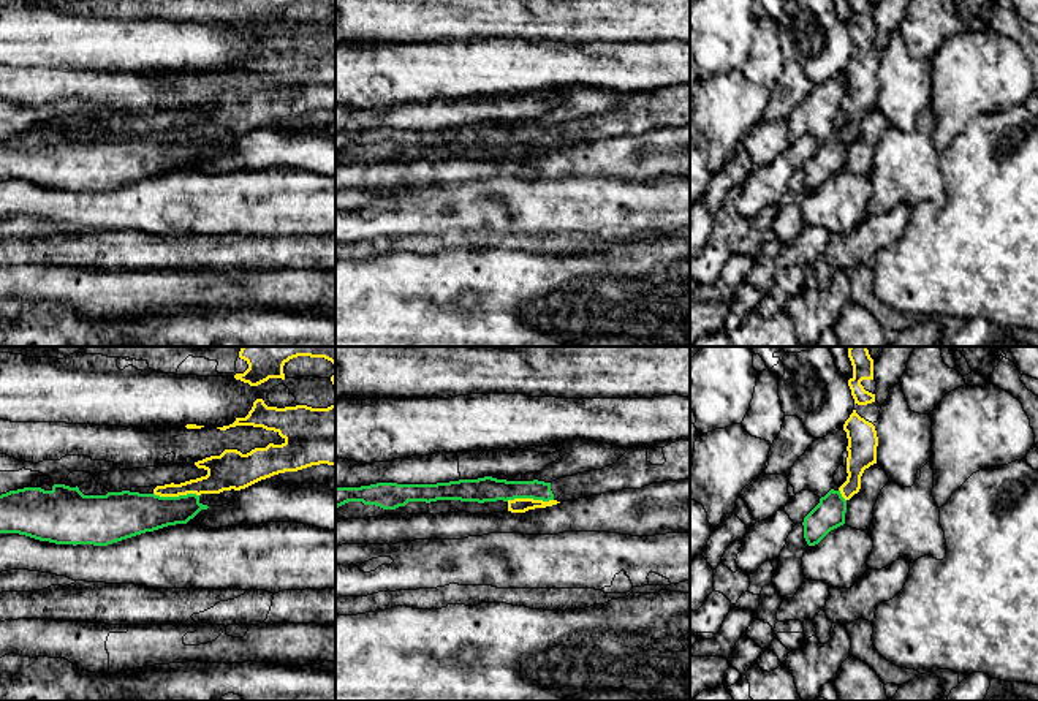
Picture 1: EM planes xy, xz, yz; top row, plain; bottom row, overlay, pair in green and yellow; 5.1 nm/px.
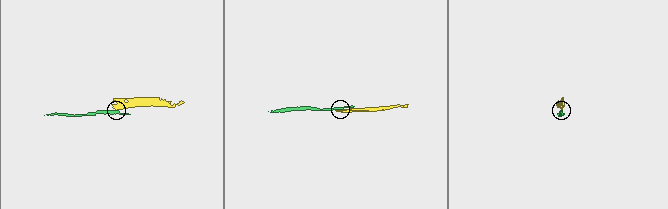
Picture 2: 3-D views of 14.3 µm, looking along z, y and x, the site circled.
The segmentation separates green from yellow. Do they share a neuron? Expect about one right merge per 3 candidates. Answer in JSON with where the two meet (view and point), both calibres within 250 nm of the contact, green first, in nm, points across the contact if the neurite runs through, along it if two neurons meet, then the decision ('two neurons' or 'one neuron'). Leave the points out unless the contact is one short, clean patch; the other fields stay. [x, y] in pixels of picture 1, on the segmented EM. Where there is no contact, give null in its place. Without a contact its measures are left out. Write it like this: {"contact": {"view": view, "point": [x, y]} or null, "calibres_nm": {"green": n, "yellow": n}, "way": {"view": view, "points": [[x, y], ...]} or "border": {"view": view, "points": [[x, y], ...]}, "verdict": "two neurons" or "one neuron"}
{"contact": {"view": "xz", "point": [529, 497]}, "calibres_nm": {"green": 130, "yellow": 80}, "border": {"view": "xz", "points": [[553, 499], [507, 500]]}, "verdict": "two neurons"}

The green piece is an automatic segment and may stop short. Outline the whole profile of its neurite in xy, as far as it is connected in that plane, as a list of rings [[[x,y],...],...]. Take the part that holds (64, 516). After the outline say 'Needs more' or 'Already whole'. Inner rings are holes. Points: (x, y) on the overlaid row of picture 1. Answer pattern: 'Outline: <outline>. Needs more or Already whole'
Outline: [[[24,487],[0,495],[0,533],[55,544],[108,546],[168,525],[187,524],[201,510],[223,506],[220,494],[160,497],[139,492],[84,495],[79,487]]]. Needs more

